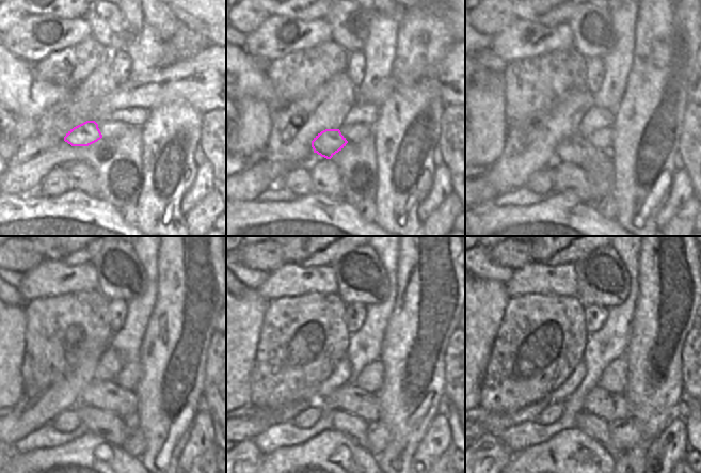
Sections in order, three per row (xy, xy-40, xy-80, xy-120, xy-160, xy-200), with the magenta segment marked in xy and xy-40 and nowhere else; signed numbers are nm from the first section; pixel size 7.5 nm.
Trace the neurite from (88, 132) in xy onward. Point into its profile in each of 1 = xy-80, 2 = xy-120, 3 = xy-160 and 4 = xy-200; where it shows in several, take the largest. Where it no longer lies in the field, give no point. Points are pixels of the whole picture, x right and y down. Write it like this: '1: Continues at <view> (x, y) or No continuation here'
1: Continues at xy-80 (576, 150)
2: Continues at xy-120 (107, 395)
3: Continues at xy-160 (349, 397)
4: Continues at xy-200 (625, 434).

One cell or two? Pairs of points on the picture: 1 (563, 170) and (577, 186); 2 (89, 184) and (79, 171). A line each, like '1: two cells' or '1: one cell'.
1: one cell
2: one cell

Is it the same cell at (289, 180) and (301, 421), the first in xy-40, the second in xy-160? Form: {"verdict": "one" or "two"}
{"verdict": "one"}

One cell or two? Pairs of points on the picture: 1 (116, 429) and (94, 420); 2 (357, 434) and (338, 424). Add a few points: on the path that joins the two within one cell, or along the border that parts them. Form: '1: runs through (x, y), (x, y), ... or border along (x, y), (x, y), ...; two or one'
1: runs through (111, 427), (99, 422); one
2: runs through (353, 429), (348, 424), (343, 424); one

